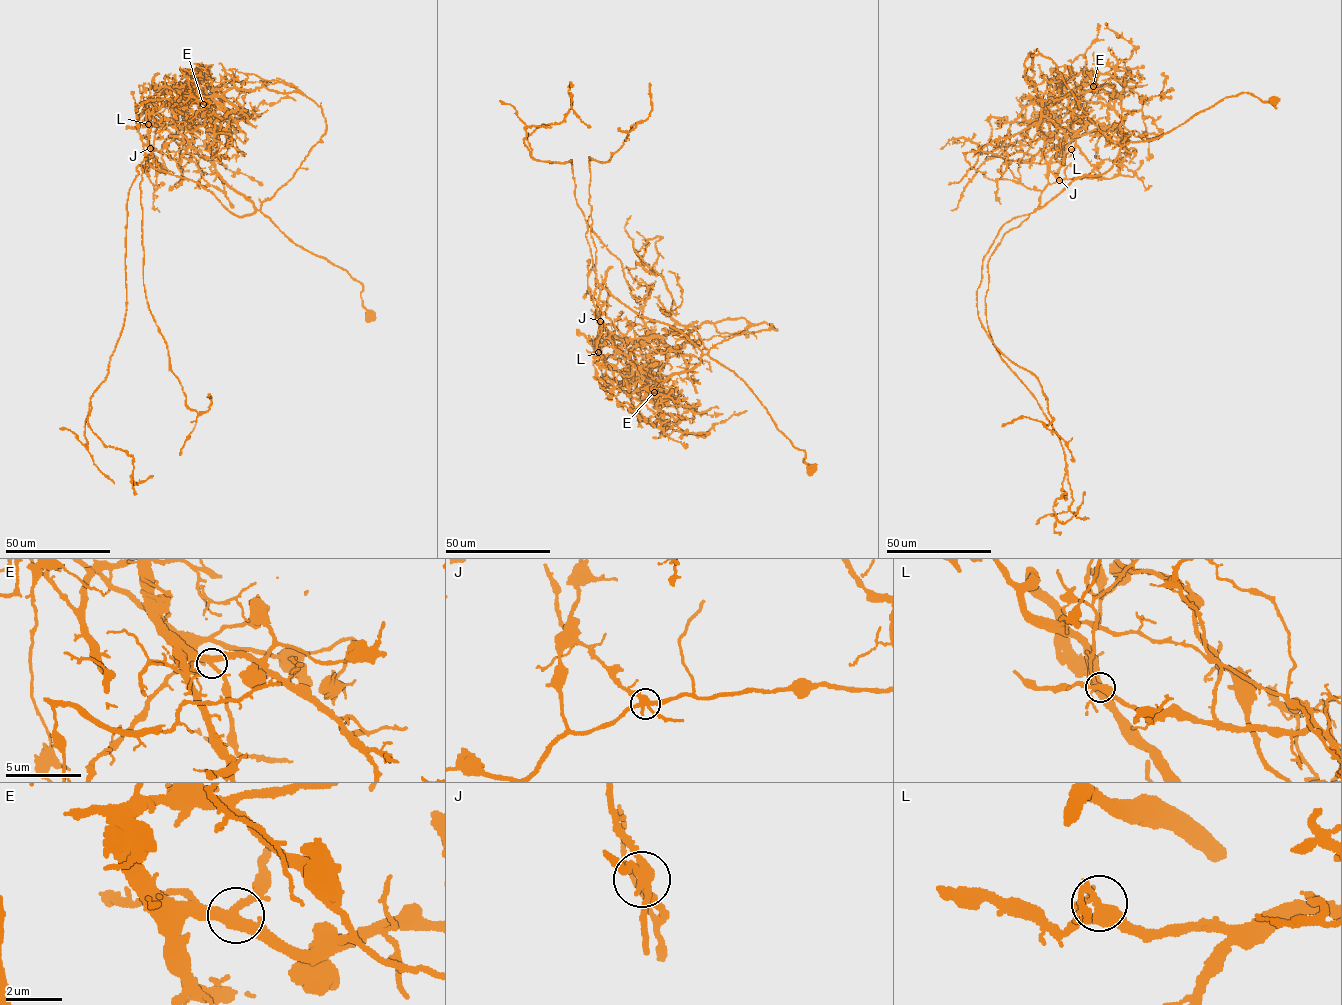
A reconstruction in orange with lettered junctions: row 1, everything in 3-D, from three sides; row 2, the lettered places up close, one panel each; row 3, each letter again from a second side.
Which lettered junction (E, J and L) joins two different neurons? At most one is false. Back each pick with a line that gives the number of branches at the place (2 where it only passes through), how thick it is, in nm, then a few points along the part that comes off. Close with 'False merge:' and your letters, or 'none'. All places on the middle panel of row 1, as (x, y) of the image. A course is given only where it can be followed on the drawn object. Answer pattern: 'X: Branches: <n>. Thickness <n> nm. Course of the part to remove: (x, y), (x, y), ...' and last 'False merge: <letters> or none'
J: Branches: 4. Thickness 360 nm. Course of the part to remove: (600, 321), (572, 159), (534, 159), (527, 137), (540, 125), (561, 123), (571, 93), (572, 109), (590, 127)
False merge: J

